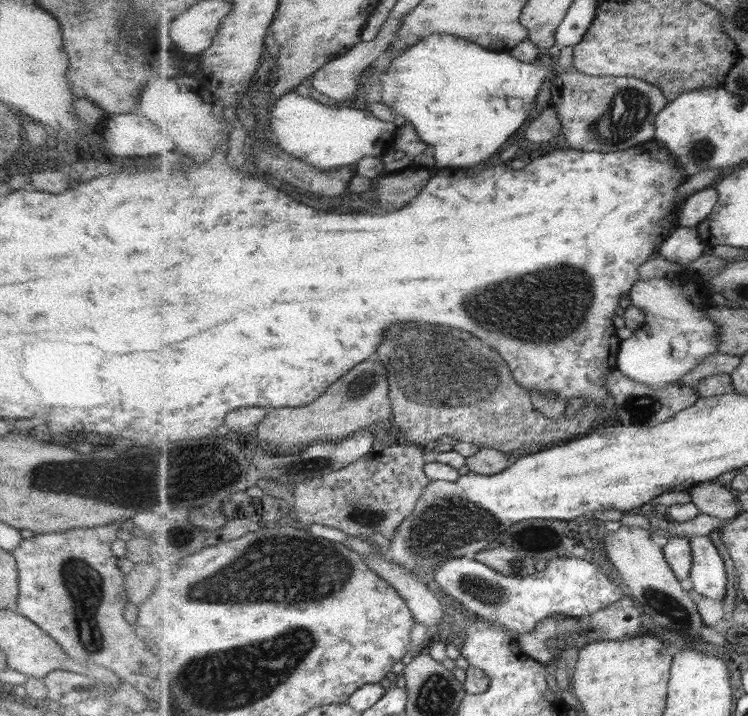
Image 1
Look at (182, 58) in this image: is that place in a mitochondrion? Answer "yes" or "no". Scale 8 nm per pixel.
no

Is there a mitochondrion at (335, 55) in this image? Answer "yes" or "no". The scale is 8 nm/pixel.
no

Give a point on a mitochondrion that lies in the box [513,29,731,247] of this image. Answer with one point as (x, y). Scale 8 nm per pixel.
(628, 107)

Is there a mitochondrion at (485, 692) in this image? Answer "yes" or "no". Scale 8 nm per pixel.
no

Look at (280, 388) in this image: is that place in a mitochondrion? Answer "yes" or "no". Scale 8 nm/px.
no

